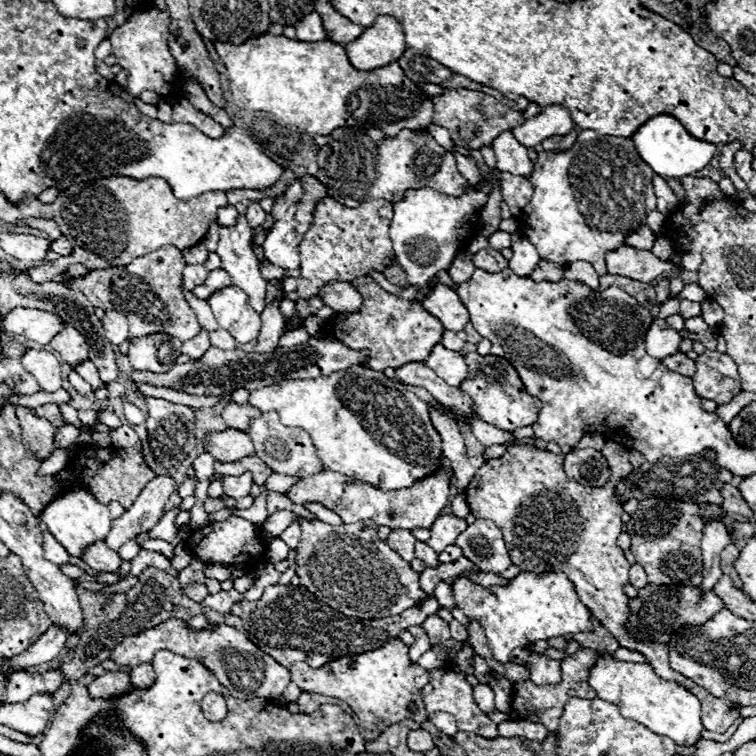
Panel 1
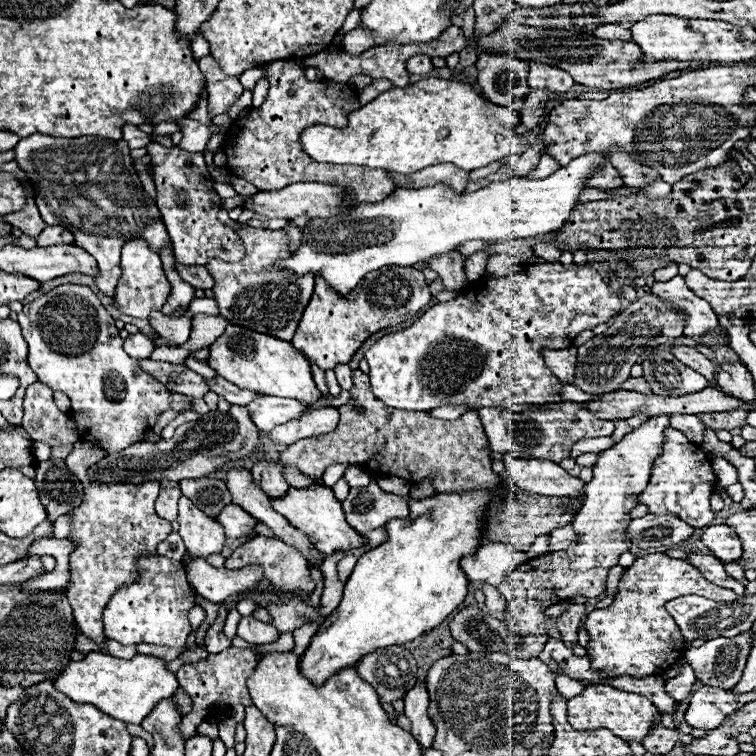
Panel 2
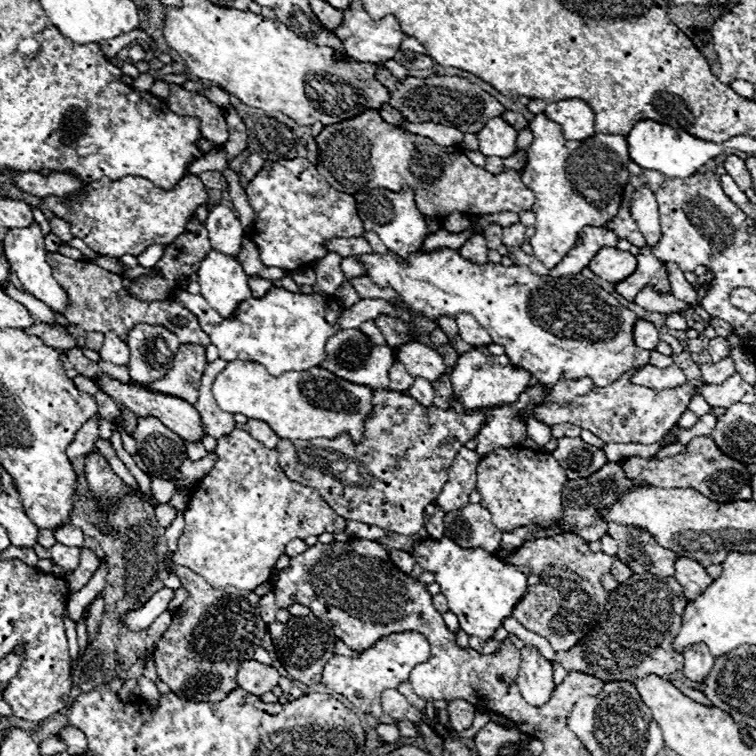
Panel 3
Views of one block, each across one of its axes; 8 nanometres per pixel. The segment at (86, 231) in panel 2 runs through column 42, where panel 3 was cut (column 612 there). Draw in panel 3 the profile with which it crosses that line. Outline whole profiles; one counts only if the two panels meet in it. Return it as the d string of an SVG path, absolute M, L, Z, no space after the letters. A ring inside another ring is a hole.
M542 114L530 120L530 128L534 134L534 142L528 148L528 166L522 172L522 182L536 192L536 202L532 206L532 212L536 216L536 234L532 236L530 244L534 248L534 256L546 268L554 268L558 262L562 262L568 250L576 246L578 234L584 226L604 226L608 224L608 220L612 220L612 216L618 214L618 208L622 204L622 192L630 178L630 172L626 168L626 162L630 162L628 144L626 138L618 134L594 134L590 136L590 146L564 140L560 124L548 120Z

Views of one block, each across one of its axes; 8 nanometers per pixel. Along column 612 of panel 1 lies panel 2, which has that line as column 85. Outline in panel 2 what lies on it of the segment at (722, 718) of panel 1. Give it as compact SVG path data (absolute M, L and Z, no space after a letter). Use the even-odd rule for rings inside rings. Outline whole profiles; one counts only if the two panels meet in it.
M79 440L66 458L70 471L84 484L84 500L72 510L70 538L78 542L78 548L70 554L70 586L66 594L68 600L72 600L78 628L98 646L104 646L106 642L102 630L102 612L110 602L110 596L120 586L136 580L136 560L156 554L158 544L166 540L172 530L168 520L160 520L160 516L154 512L154 502L160 490L158 482L103 484L100 478L94 477L93 481L97 484L92 484L88 472L104 457L102 449Z

